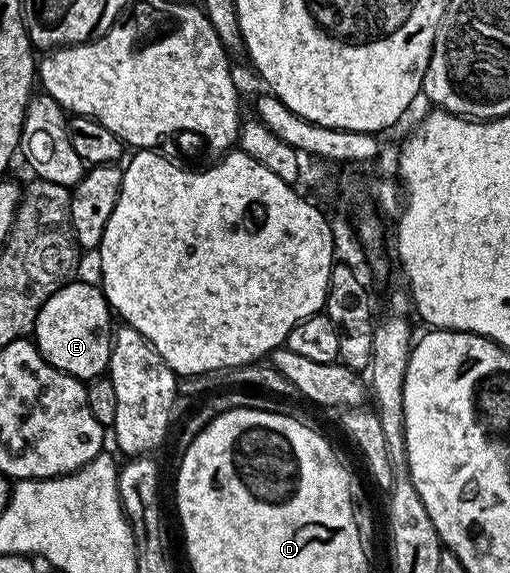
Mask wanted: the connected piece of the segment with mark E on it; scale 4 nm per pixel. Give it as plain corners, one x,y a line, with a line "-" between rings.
68,280
54,291
39,308
34,327
34,341
40,355
54,368
81,380
101,377
108,369
112,351
113,311
100,286

